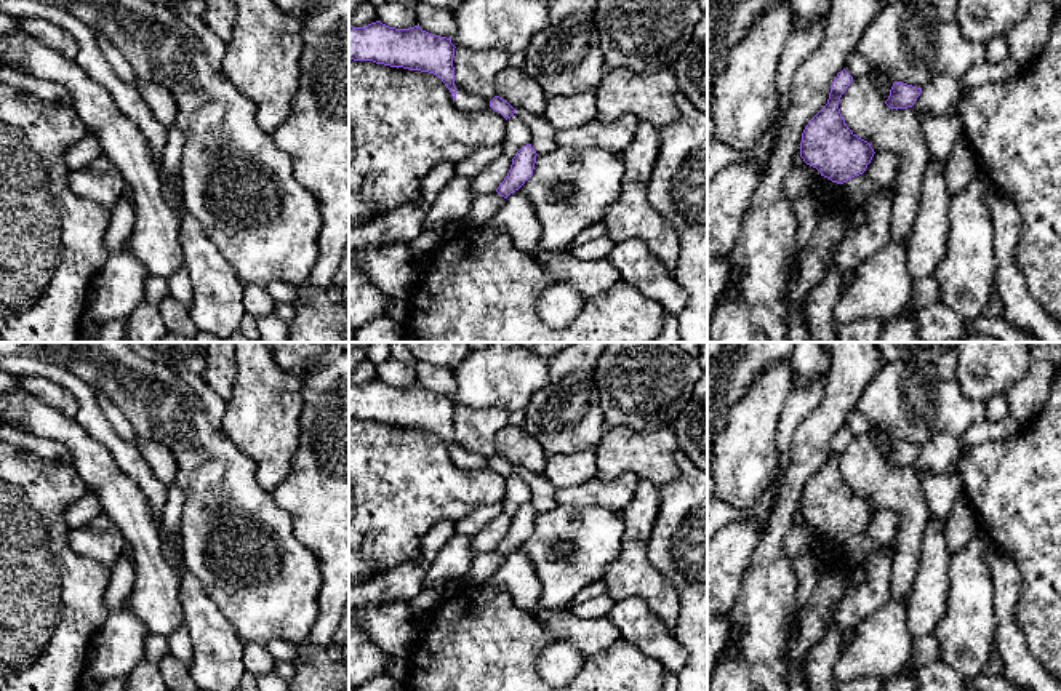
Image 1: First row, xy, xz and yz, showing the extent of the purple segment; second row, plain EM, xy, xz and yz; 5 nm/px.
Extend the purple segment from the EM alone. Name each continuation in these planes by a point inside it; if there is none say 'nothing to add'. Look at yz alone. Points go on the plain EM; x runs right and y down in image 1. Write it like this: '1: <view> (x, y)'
nothing to add

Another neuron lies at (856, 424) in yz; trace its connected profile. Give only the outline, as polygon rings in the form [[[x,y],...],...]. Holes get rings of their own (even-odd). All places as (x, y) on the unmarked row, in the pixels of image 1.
[[[853,409],[843,425],[853,437],[869,433],[872,424],[858,409]]]

